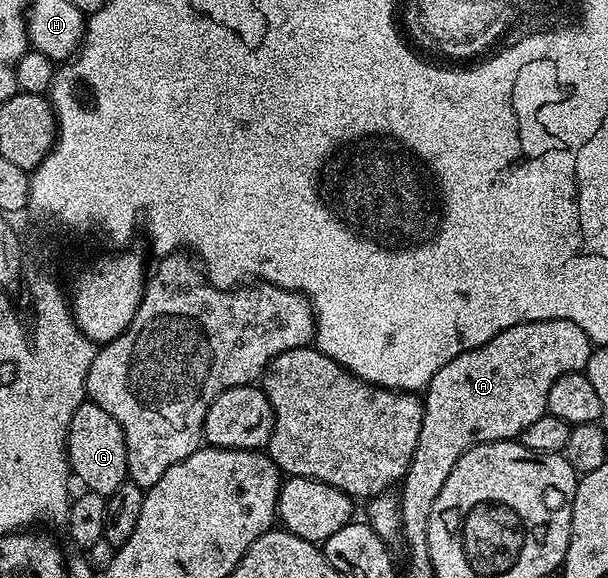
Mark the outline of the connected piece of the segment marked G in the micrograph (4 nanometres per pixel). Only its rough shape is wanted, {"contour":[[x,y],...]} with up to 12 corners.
{"contour":[[80,404],[65,438],[74,477],[108,497],[129,475],[103,406]]}

